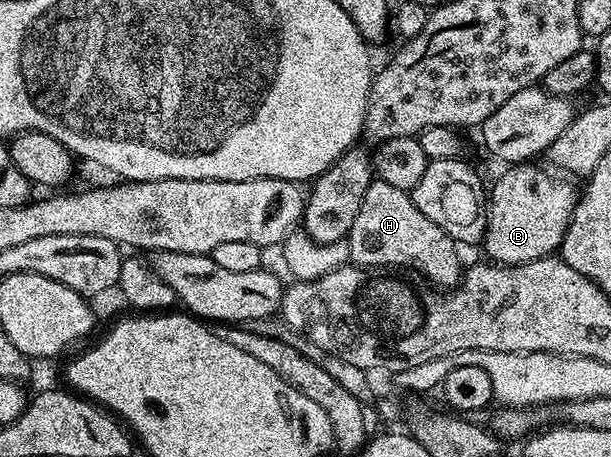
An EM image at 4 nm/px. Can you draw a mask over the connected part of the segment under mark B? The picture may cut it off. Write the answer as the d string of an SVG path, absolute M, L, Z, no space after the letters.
M514 164L488 194L488 213L484 247L493 261L507 266L521 266L537 258L551 257L561 247L562 237L570 227L579 191L561 182L553 173L545 174L534 164Z

